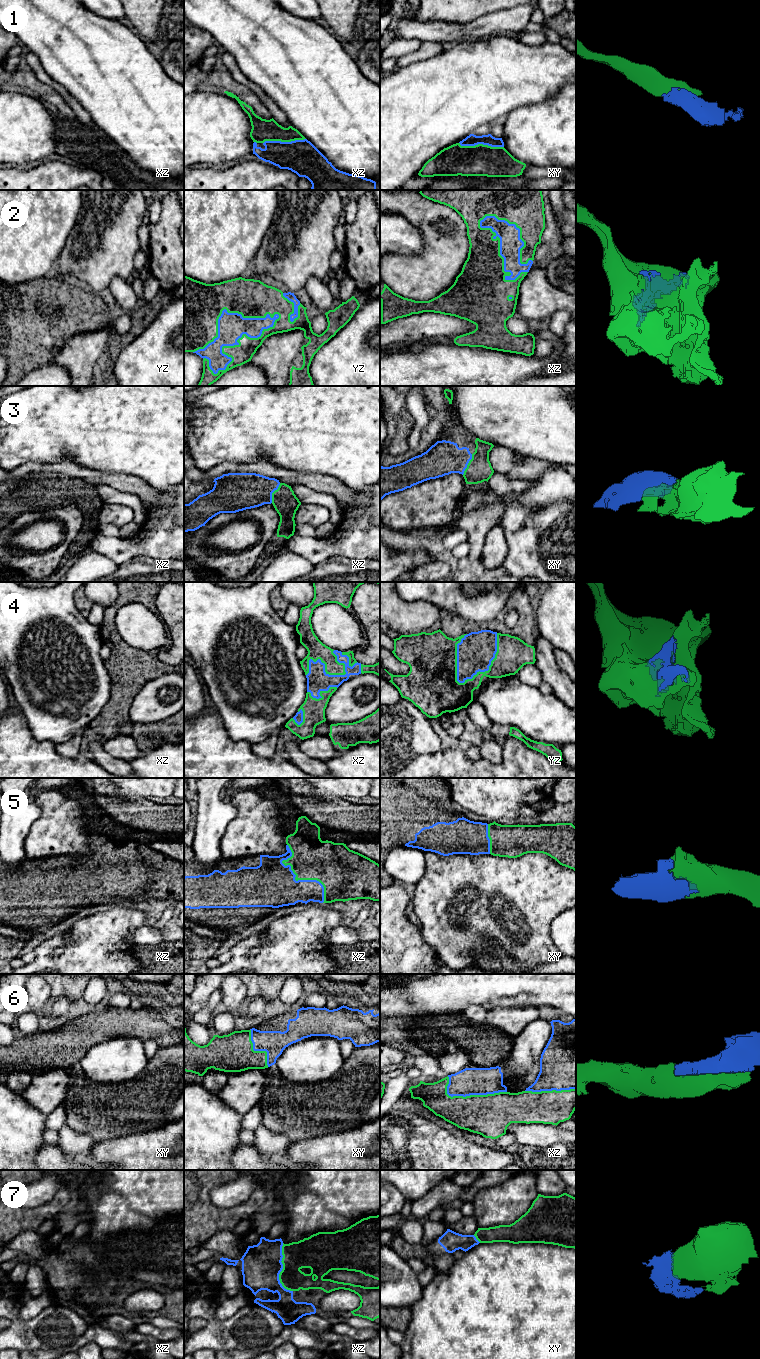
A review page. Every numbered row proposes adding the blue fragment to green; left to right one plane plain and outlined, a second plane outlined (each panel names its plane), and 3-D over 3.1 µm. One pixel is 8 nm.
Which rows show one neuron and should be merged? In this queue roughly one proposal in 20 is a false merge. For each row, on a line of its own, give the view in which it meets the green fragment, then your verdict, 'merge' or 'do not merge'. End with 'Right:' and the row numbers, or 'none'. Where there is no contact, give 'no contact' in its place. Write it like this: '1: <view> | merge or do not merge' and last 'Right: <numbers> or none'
1: xy | merge
2: yz | merge
3: xz | merge
4: yz | merge
5: xz | merge
6: xz | merge
7: xz | merge
Right: 1, 2, 3, 4, 5, 6, 7

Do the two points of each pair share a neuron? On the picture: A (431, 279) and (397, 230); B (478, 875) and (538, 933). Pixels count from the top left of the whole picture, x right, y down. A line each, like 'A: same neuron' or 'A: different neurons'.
A: different neurons
B: same neuron

